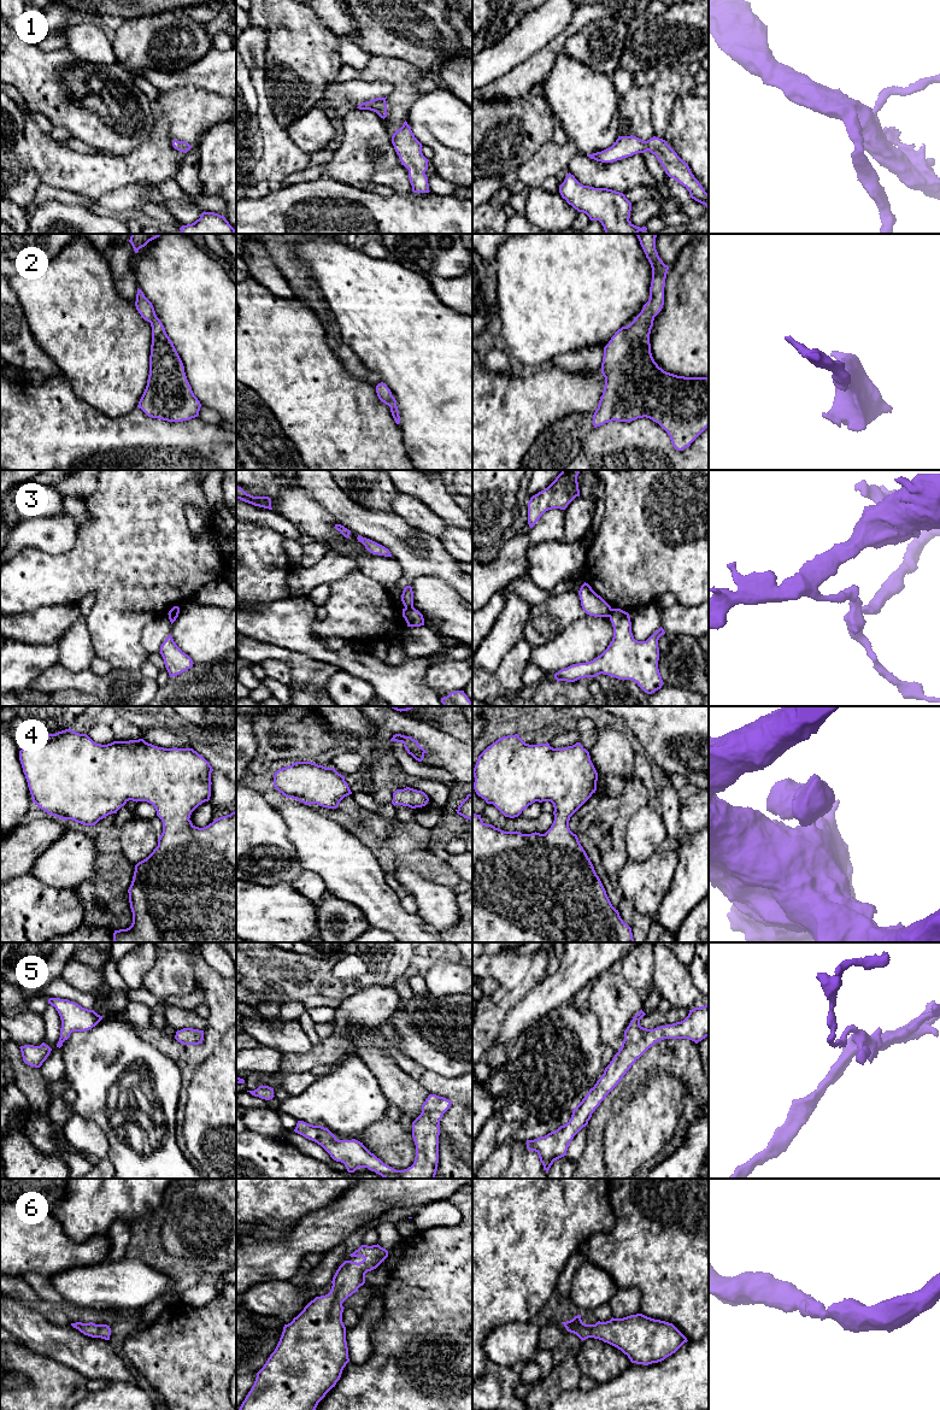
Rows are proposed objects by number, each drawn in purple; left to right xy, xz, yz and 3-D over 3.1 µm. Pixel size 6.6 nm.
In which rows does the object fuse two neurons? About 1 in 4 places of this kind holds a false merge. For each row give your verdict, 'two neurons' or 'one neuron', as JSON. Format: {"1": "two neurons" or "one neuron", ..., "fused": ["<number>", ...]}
{"1": "one neuron", "2": "one neuron", "3": "two neurons", "4": "one neuron", "5": "one neuron", "6": "one neuron", "fused": ["3"]}

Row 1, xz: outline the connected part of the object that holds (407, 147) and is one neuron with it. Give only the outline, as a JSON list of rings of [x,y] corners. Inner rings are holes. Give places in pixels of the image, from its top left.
[[[405,121],[403,127],[396,130],[392,136],[392,143],[394,146],[394,149],[396,154],[399,155],[399,159],[401,161],[401,165],[404,165],[409,170],[409,178],[410,183],[412,186],[413,193],[429,193],[429,183],[428,177],[424,174],[428,170],[428,159],[422,153],[422,143],[415,137],[411,127]]]

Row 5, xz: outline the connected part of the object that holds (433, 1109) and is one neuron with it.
[[[429,1094],[422,1105],[421,1115],[412,1122],[412,1138],[416,1157],[411,1167],[395,1170],[371,1153],[363,1142],[339,1140],[328,1128],[298,1121],[295,1133],[321,1145],[330,1157],[345,1164],[348,1173],[368,1168],[383,1179],[435,1179],[439,1163],[440,1121],[452,1101]]]

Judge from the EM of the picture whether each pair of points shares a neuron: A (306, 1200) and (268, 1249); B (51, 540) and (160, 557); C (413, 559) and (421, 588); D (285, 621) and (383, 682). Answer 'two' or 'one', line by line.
A: two
B: two
C: two
D: one

